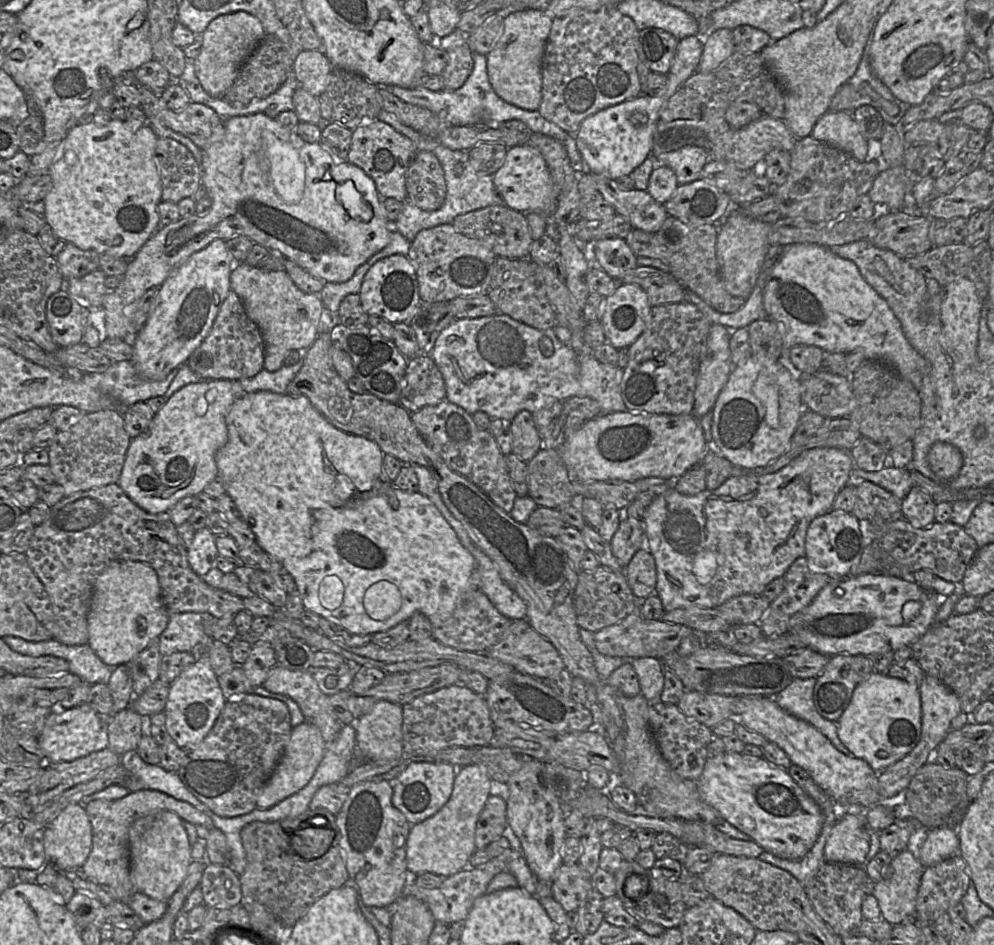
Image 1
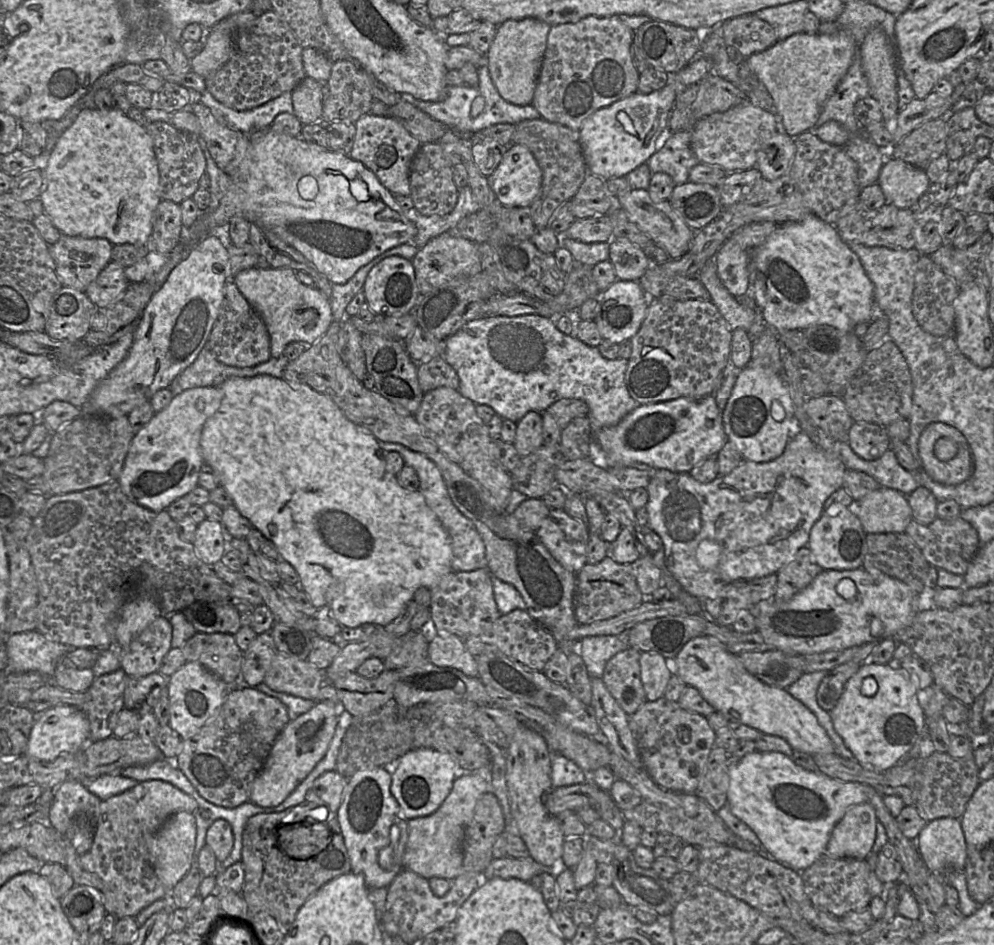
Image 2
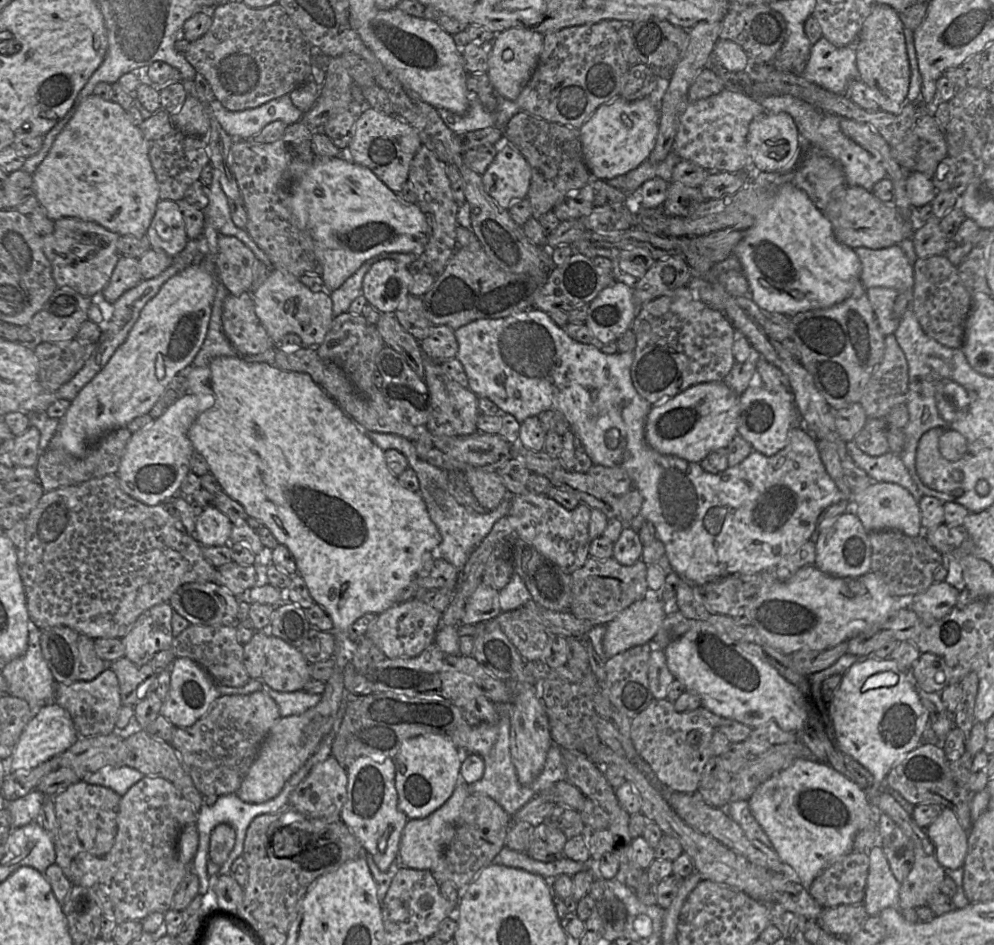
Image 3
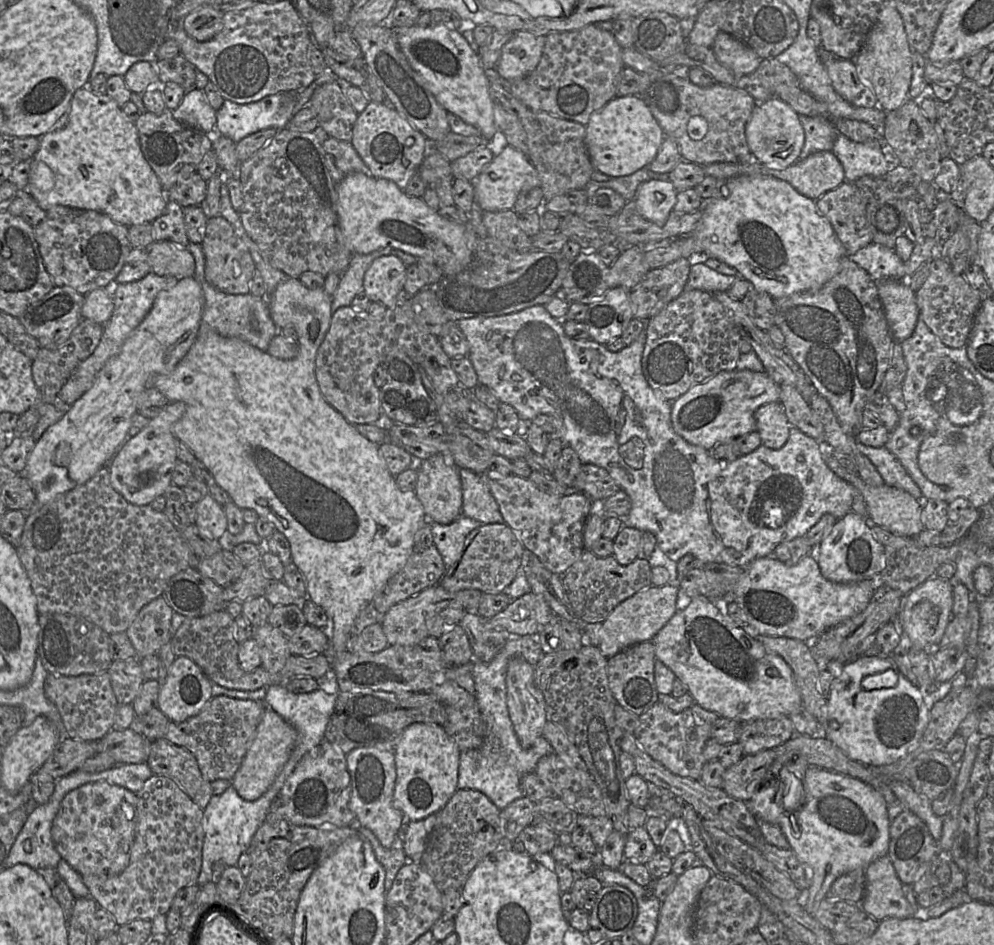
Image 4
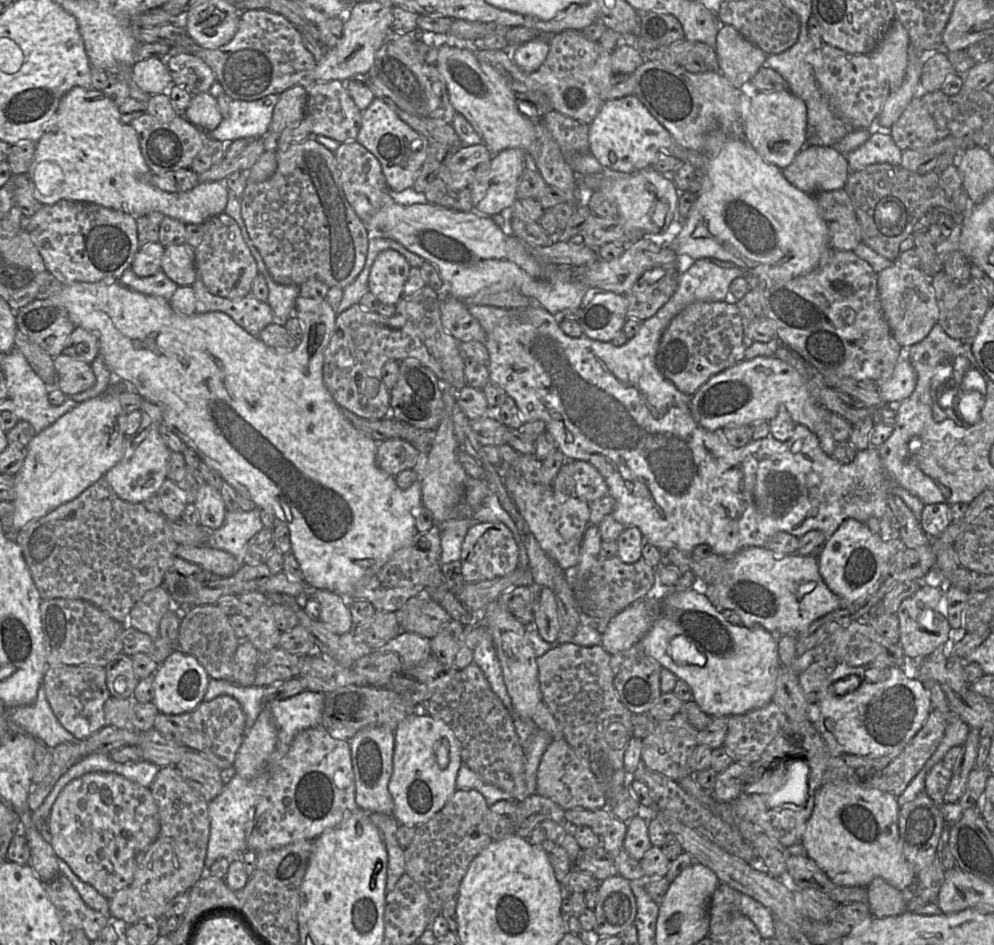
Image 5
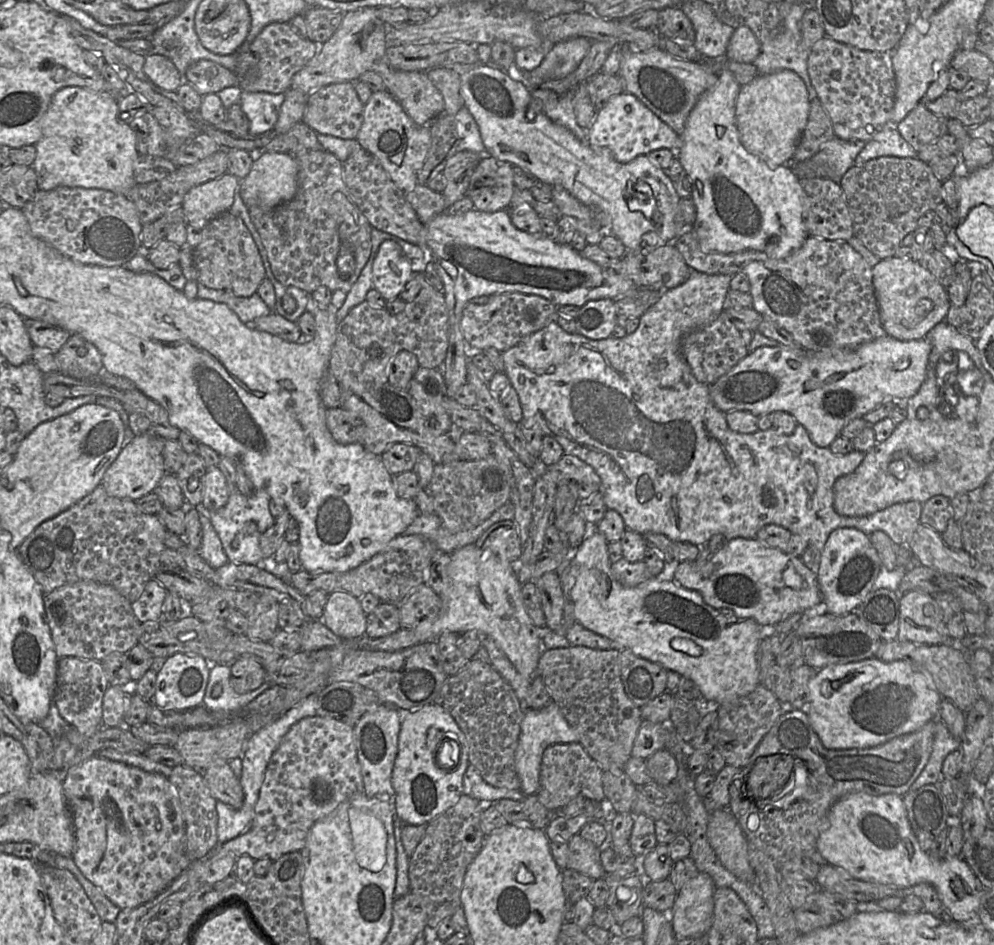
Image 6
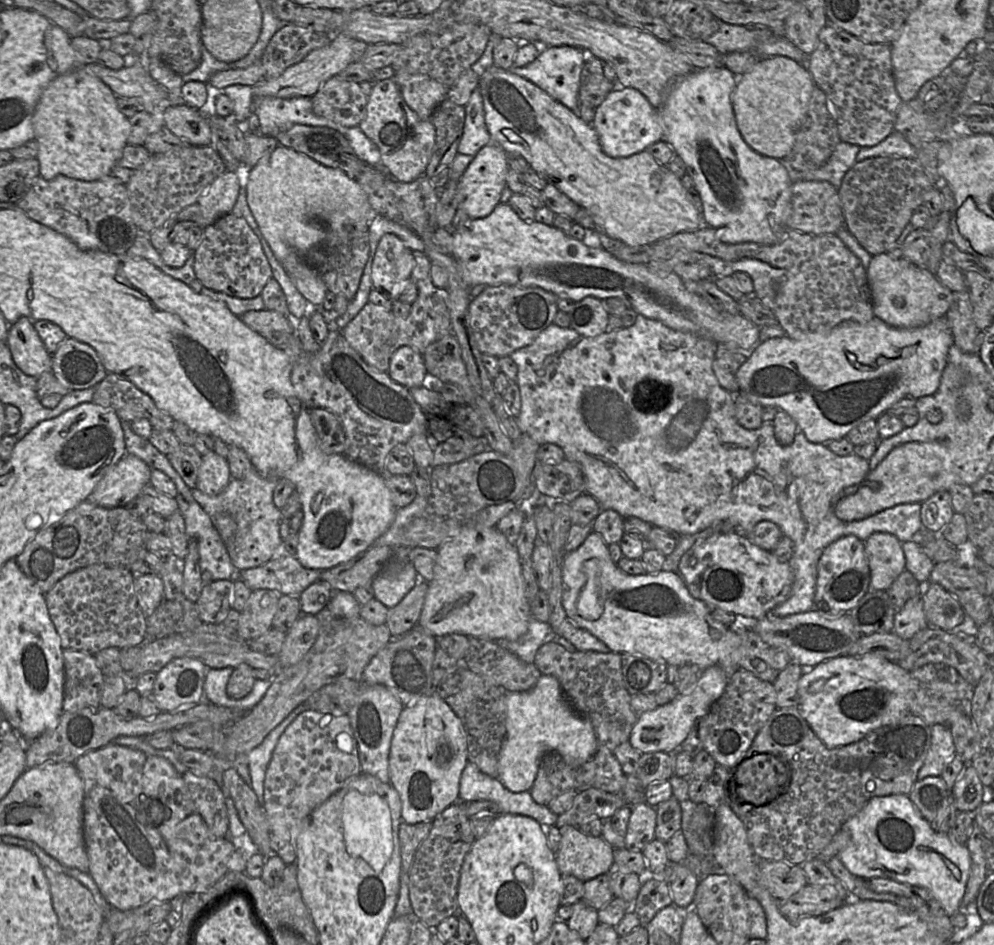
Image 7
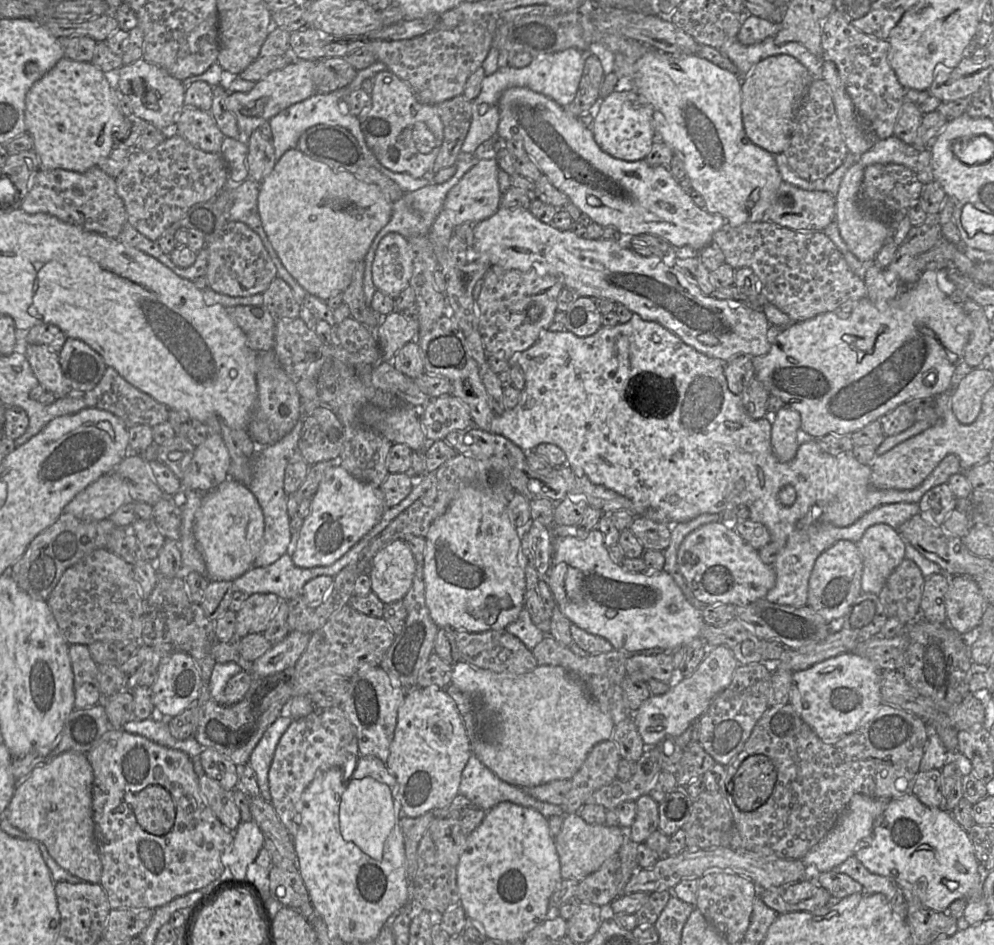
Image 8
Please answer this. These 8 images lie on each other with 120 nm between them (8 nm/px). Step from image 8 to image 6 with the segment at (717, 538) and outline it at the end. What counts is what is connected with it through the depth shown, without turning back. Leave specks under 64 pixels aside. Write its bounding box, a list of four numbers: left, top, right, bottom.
[674,538,822,626]

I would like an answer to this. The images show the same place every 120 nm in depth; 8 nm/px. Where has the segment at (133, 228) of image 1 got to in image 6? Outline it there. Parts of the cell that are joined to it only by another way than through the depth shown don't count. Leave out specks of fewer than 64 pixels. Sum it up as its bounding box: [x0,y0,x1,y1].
[32,86,240,230]

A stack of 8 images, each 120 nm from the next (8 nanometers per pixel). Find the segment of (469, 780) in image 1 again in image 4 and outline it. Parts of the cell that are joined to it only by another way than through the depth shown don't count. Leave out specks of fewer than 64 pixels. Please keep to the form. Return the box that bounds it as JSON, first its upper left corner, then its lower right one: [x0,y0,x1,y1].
[402,815,436,862]

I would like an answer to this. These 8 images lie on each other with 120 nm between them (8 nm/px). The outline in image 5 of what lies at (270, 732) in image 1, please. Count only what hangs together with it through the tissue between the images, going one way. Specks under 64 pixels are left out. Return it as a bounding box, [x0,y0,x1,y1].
[154,695,246,770]

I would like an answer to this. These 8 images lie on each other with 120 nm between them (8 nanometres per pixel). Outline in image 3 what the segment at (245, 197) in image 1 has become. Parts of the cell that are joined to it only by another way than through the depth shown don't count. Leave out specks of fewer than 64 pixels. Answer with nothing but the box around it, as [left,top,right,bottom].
[288,156,431,293]

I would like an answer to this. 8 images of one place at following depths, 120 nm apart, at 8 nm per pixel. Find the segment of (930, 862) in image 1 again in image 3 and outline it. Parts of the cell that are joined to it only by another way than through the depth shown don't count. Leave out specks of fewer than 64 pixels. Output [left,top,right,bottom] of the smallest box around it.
[926,808,969,869]

